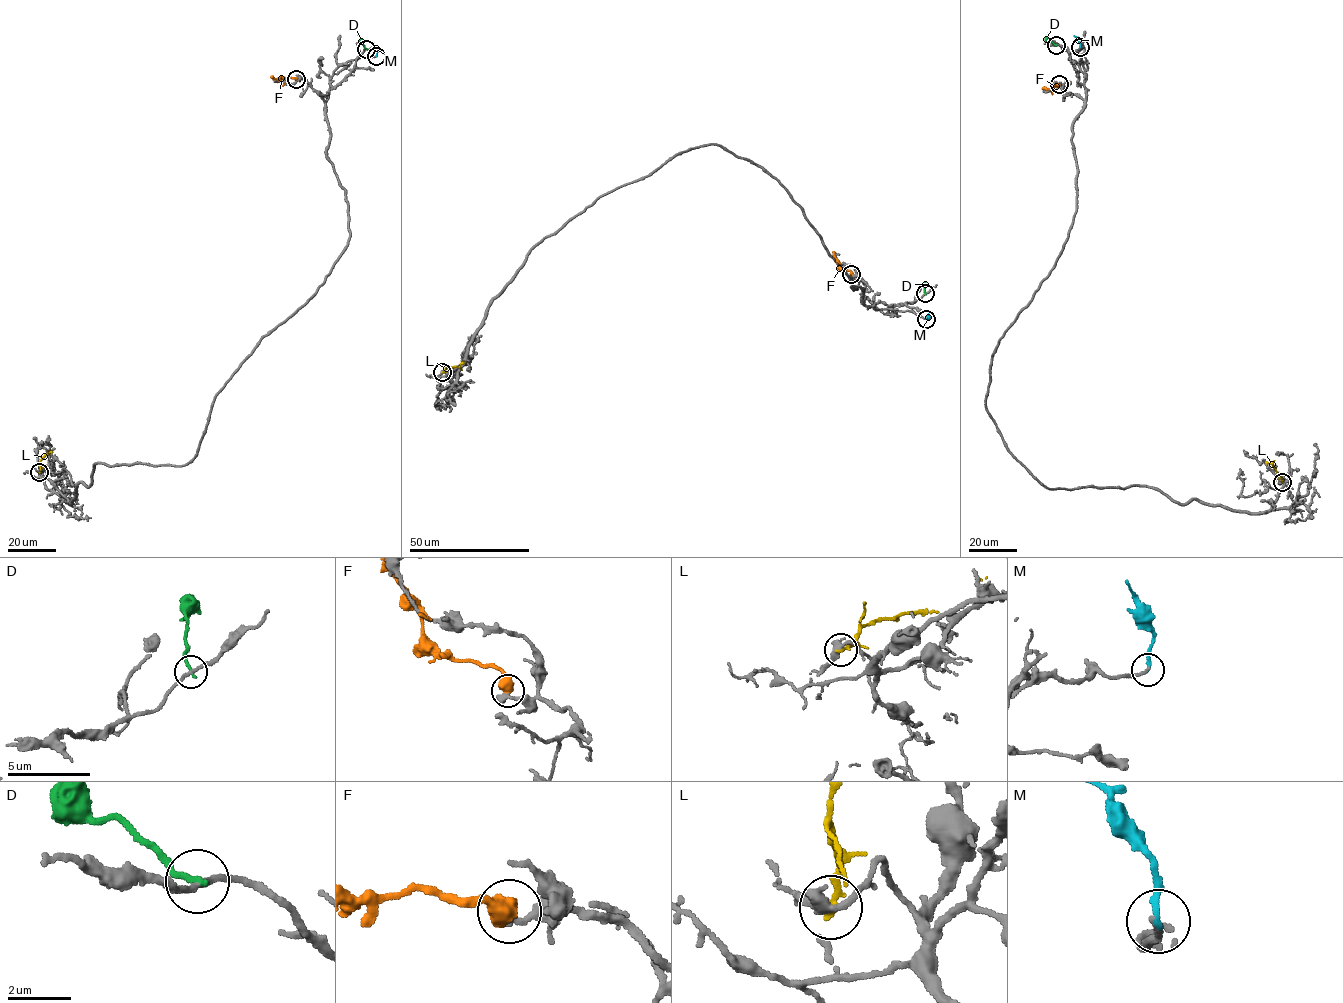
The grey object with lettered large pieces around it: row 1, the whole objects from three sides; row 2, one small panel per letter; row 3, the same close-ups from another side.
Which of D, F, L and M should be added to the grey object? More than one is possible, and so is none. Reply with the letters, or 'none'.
M

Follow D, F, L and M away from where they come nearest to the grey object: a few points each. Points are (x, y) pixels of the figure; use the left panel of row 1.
D: (366, 49), (357, 34)
F: (296, 78), (270, 77)
L: (39, 471), (40, 461), (51, 452)
M: (377, 56), (373, 42)

